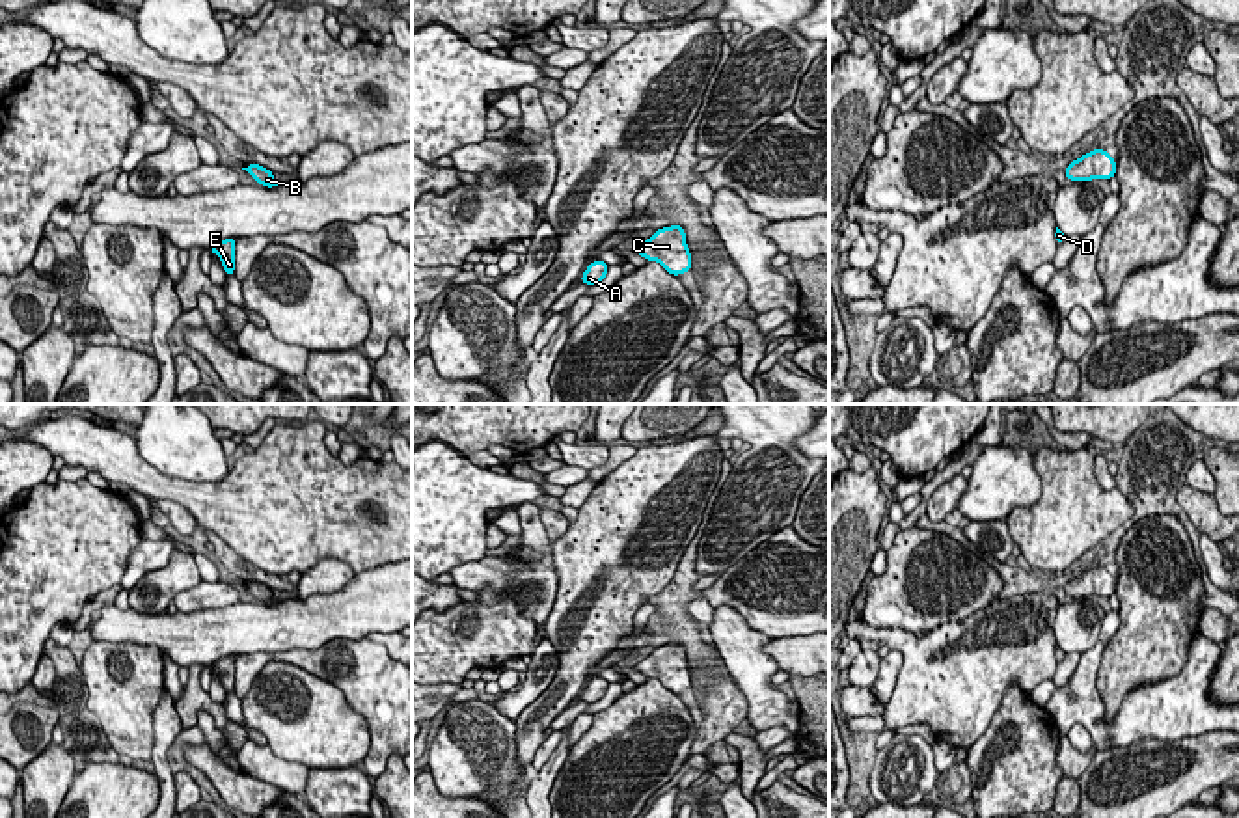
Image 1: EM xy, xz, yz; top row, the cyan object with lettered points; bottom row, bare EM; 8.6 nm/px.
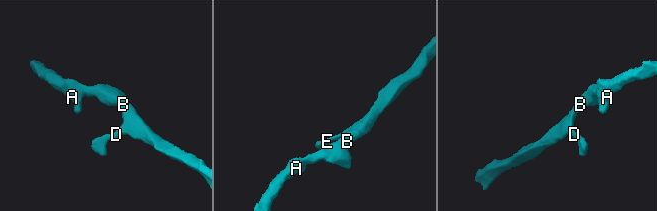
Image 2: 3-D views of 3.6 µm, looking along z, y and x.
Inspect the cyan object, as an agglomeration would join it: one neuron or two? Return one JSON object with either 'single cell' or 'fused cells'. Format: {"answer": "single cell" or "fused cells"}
{"answer": "single cell"}

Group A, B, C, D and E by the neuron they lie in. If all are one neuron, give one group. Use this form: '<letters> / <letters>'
A B C D E

